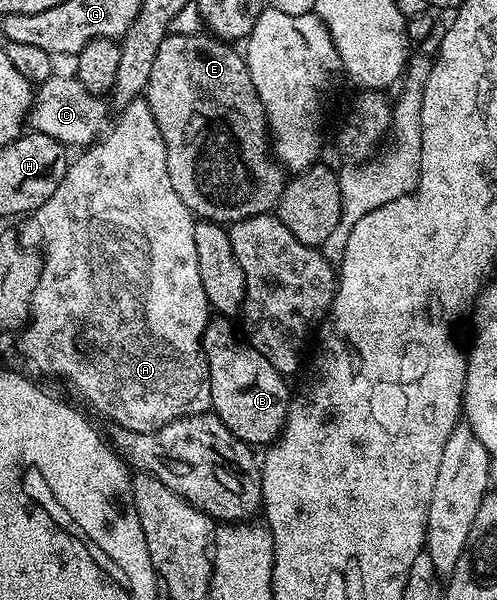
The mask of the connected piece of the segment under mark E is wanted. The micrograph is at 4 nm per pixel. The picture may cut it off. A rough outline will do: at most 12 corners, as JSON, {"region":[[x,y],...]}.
{"region":[[168,34],[143,95],[200,221],[285,183],[244,57]]}

